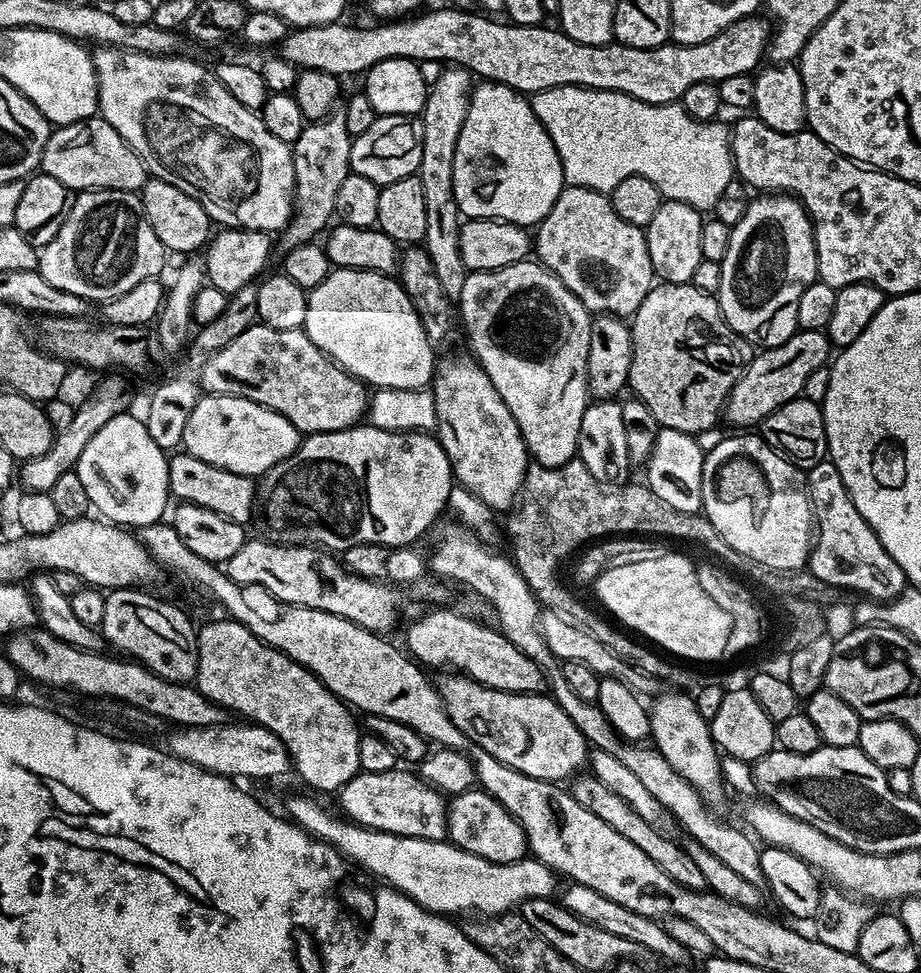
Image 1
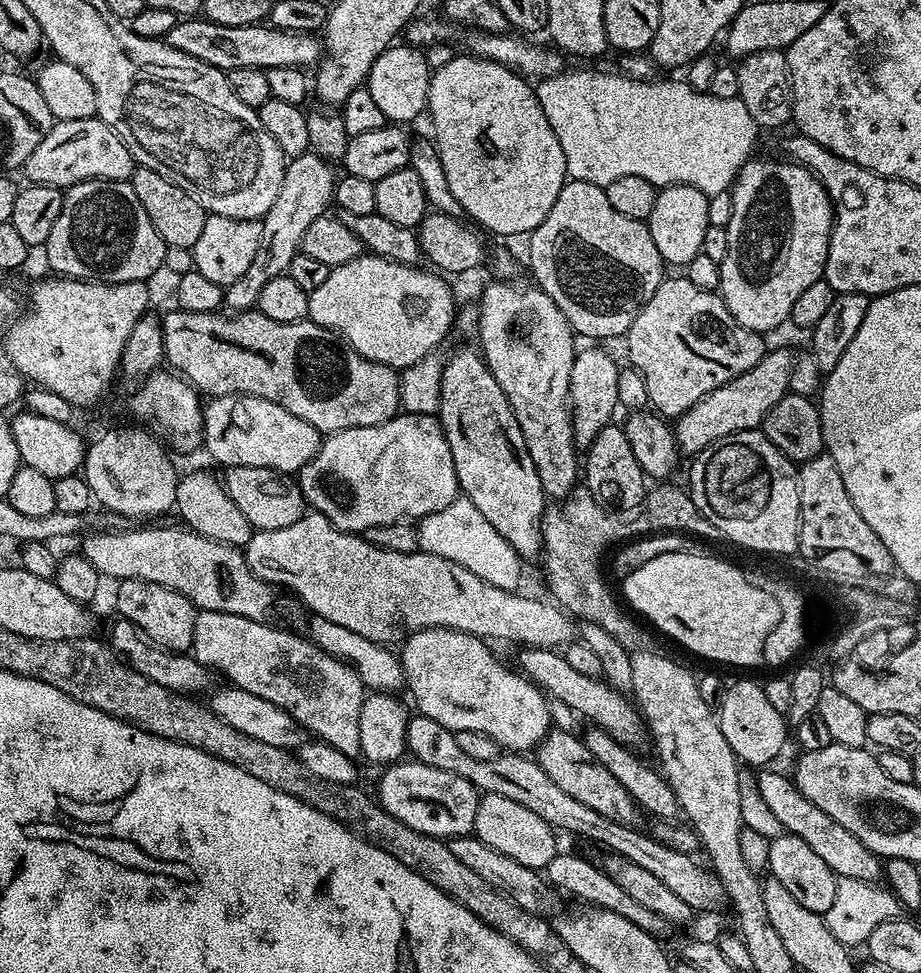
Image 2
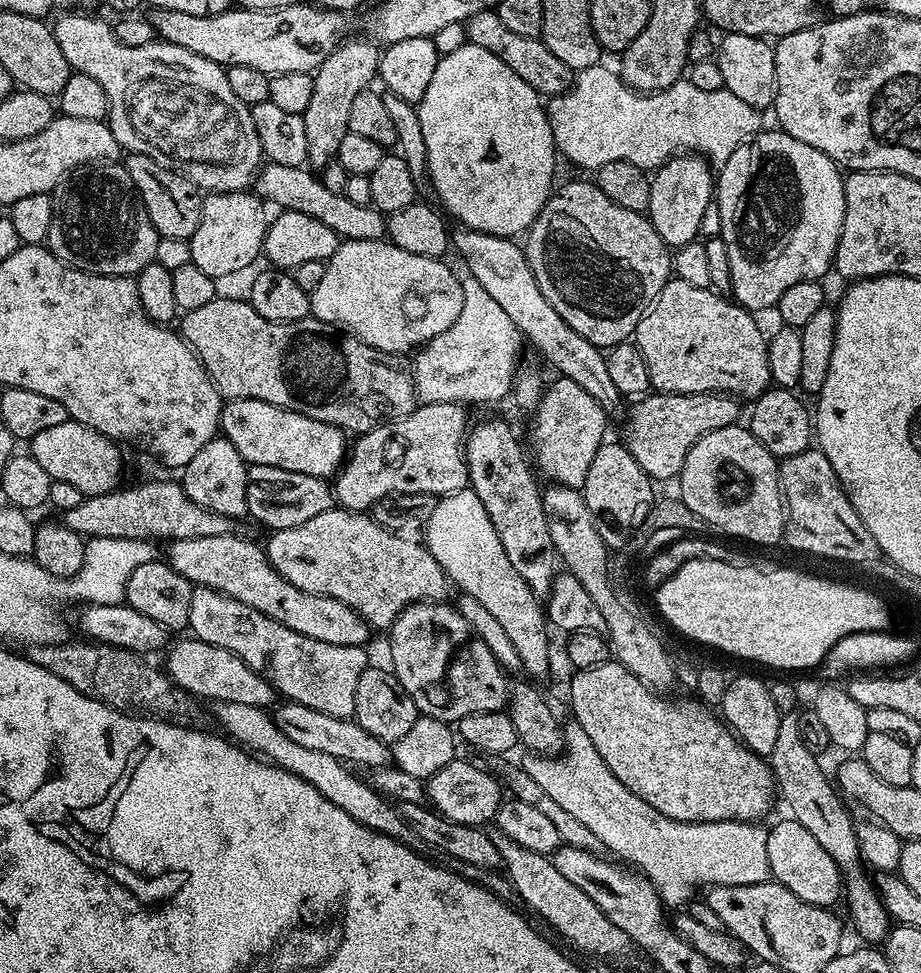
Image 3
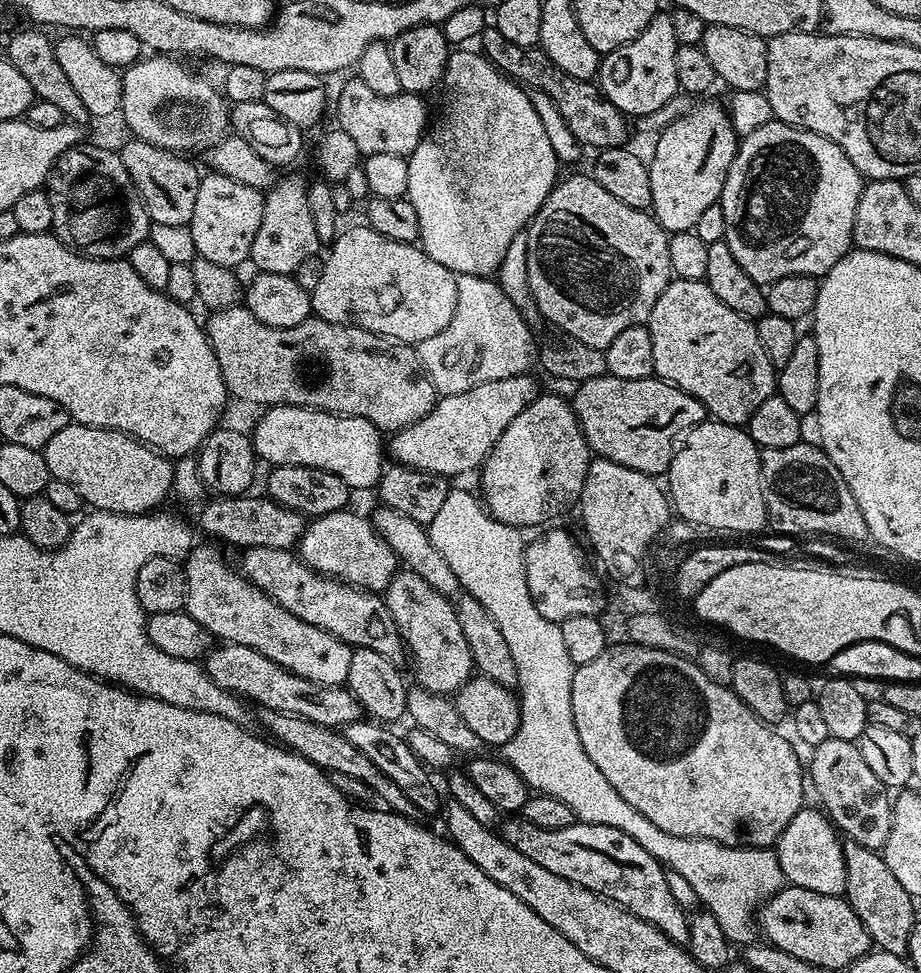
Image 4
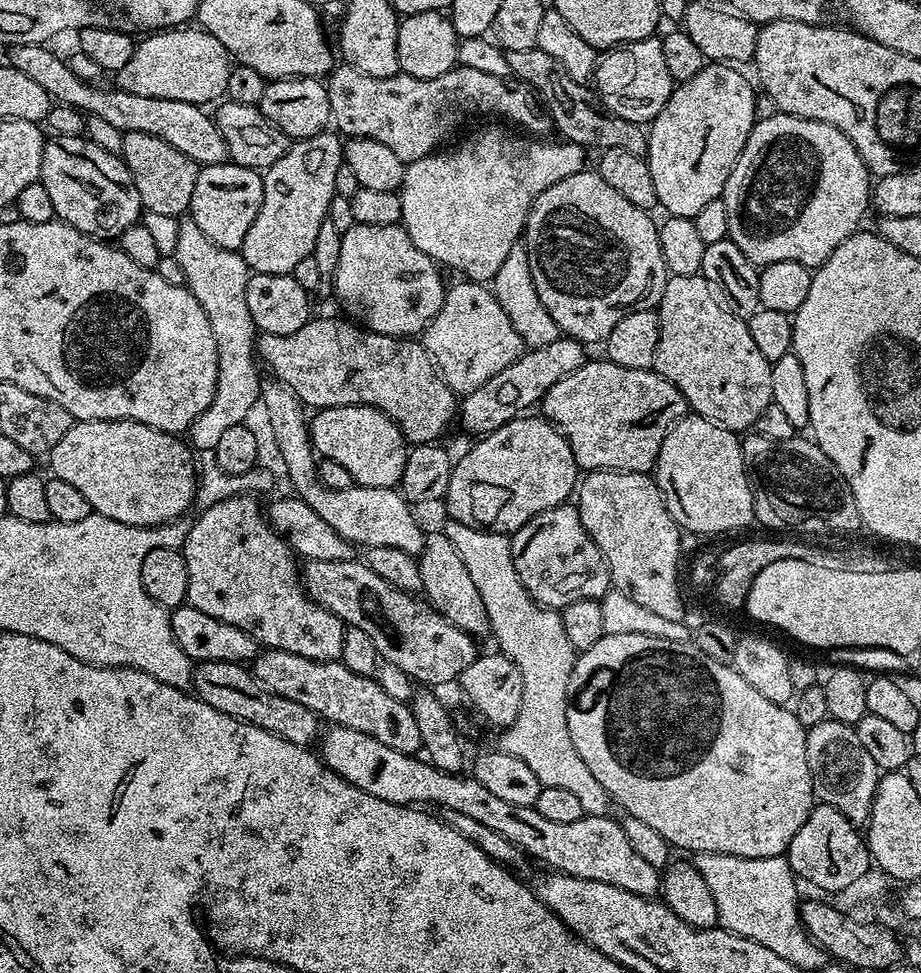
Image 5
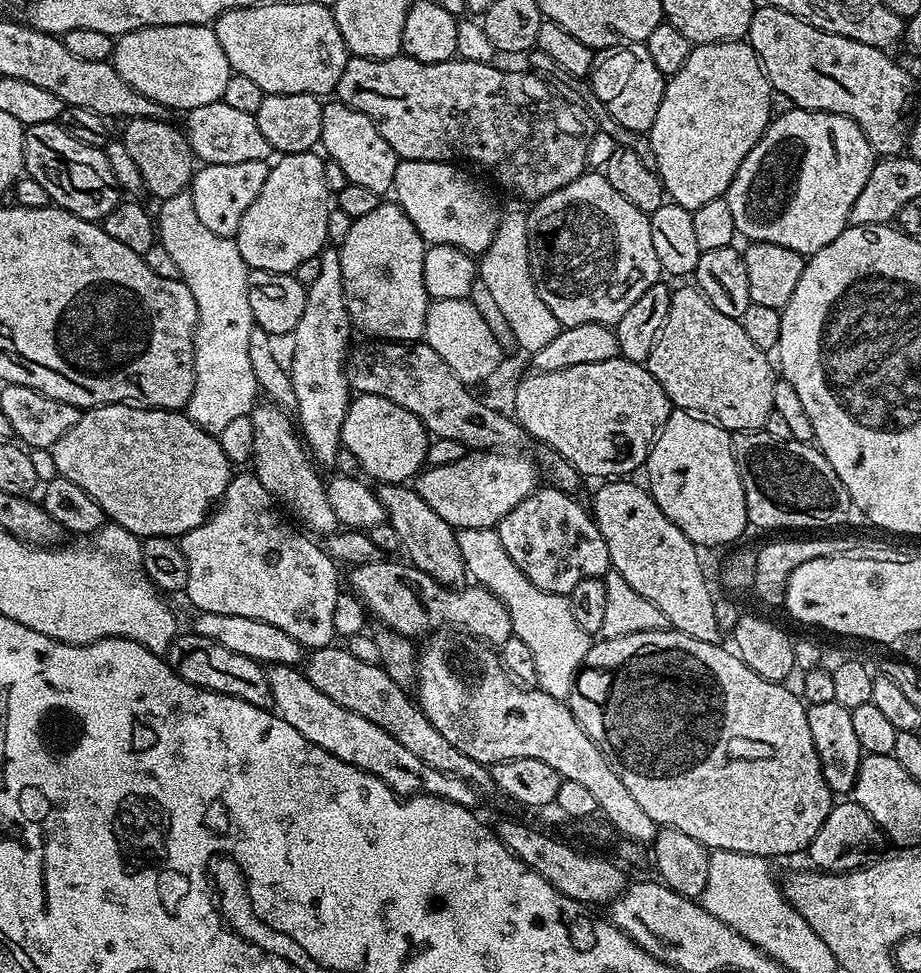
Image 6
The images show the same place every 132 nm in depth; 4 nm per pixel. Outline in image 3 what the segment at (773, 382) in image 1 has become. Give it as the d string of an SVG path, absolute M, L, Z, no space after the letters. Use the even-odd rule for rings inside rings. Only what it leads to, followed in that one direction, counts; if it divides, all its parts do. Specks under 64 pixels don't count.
M656 392L637 399L633 404L636 405L633 406L632 413L628 416L628 425L624 428L622 440L630 450L630 454L634 454L638 466L642 466L642 470L647 476L652 477L656 482L660 482L660 480L675 481L686 462L686 454L690 454L690 446L694 446L694 442L698 442L698 438L710 434L710 430L722 430L741 419L741 401L731 394L722 392L695 392L694 394Z

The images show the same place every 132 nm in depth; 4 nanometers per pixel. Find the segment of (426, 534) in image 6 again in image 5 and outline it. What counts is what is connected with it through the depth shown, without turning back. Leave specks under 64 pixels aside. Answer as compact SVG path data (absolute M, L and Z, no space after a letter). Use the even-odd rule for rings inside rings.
M429 531L424 538L424 548L418 555L418 563L422 574L422 592L432 609L442 614L442 618L449 620L454 626L458 626L458 630L467 632L469 636L487 637L492 627L486 614L486 605L482 603L482 598L470 579L470 570L466 570L462 554L454 550L454 542L450 542L450 538L444 535L443 531Z

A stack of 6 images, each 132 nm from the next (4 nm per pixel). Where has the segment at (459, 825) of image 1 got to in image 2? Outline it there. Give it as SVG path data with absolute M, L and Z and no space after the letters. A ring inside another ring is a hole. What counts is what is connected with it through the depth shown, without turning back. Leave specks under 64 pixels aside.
M502 794L481 795L478 802L478 814L474 814L472 832L486 846L494 846L498 854L506 854L522 862L522 866L537 870L547 869L548 863L557 856L557 833L534 810L526 810L518 802L510 798L502 798Z

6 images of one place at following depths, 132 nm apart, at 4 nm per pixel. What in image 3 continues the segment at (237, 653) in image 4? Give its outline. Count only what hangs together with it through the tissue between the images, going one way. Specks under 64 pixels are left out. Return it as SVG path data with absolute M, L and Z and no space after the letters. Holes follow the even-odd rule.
M173 639L166 649L168 657L165 658L164 664L162 663L162 668L173 684L201 701L205 700L204 702L243 702L245 706L258 706L263 709L277 703L276 689L270 686L270 682L266 682L266 678L262 678L262 674L250 670L250 666L246 666L246 662L238 658L238 654L222 650L222 646L210 646L210 642L187 639Z

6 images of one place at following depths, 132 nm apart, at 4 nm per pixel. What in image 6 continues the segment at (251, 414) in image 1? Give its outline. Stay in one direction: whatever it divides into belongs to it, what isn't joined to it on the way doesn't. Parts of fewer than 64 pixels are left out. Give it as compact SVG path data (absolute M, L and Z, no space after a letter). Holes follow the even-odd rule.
M360 394L348 406L340 443L354 454L354 458L358 458L360 471L365 477L373 476L376 482L383 484L404 484L425 467L430 433L418 418L414 418L414 414L410 414L410 410L402 410L398 402L374 394Z

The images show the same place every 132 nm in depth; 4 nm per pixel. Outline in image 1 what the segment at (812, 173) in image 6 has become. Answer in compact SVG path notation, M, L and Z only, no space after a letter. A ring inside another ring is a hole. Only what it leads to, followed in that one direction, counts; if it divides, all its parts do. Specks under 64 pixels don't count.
M760 194L749 203L746 214L742 214L742 222L732 228L730 234L730 250L726 250L726 258L720 260L722 282L718 299L720 309L728 325L743 340L763 350L782 346L798 331L798 302L802 298L802 290L806 286L817 283L816 275L816 243L812 233L812 220L804 205L795 196L787 194Z

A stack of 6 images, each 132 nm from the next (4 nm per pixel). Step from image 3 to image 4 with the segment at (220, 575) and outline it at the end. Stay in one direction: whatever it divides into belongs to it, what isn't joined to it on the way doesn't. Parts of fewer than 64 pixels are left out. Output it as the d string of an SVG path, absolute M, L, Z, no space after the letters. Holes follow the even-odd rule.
M245 548L241 556L244 557L238 563L240 575L278 602L282 610L290 610L294 618L302 618L302 622L310 622L310 626L318 626L356 648L378 650L378 654L390 661L399 661L399 656L405 655L404 641L398 634L390 610L384 605L383 595L365 592L363 588L315 572L287 548Z

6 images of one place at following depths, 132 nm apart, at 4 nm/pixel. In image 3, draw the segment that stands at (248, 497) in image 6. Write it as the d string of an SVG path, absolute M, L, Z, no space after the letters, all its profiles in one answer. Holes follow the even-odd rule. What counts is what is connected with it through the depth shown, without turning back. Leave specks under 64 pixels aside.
M193 587L190 598L190 618L188 628L195 639L210 642L210 646L222 646L222 650L230 650L250 666L285 701L302 706L310 706L310 710L322 710L322 714L330 714L334 718L355 717L354 693L358 690L358 678L370 667L368 648L364 646L334 646L330 642L318 642L314 638L306 638L306 634L298 634L298 630L290 630L290 626L282 626L274 618L266 618L254 606L246 606L246 602L238 602L218 590Z

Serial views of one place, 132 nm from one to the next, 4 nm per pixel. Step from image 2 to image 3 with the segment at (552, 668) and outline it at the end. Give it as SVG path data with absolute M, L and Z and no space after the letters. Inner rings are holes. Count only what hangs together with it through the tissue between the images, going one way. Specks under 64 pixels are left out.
M615 662L582 668L575 675L572 680L575 723L590 734L594 750L602 754L602 762L610 766L614 778L638 794L642 802L650 802L654 810L666 814L666 818L674 818L676 822L763 821L763 816L772 808L772 799L778 796L769 761L741 744L735 732L711 707L696 698L667 700L664 697L667 695L649 688L630 674L630 670Z

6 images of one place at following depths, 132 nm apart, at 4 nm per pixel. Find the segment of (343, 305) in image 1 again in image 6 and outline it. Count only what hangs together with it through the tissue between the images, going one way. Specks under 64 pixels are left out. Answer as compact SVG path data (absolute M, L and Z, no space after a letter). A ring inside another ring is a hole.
M381 202L370 214L352 221L346 242L338 246L342 286L352 327L372 340L416 342L423 337L430 299L423 281L426 245L400 205Z

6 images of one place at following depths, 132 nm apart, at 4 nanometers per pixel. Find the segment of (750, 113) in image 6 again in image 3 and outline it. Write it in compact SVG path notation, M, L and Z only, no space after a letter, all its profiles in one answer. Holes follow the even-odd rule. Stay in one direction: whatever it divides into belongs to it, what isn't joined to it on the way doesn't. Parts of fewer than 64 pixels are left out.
M677 154L655 169L651 177L650 206L647 217L654 230L673 249L700 236L702 213L714 203L714 172L707 160L699 154Z

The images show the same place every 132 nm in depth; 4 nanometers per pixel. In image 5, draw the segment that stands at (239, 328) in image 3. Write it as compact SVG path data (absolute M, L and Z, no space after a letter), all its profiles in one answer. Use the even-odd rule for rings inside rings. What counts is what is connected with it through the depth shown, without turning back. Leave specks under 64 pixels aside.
M312 318L302 326L302 330L294 330L294 334L263 334L258 340L259 359L263 363L265 360L272 367L271 375L289 388L309 409L365 404L377 408L379 412L385 412L400 428L400 433L404 435L409 445L439 441L440 435L447 430L448 423L457 419L458 400L451 386L436 371L432 355L424 349L423 343L416 338L369 332L367 328L351 319L343 319Z

